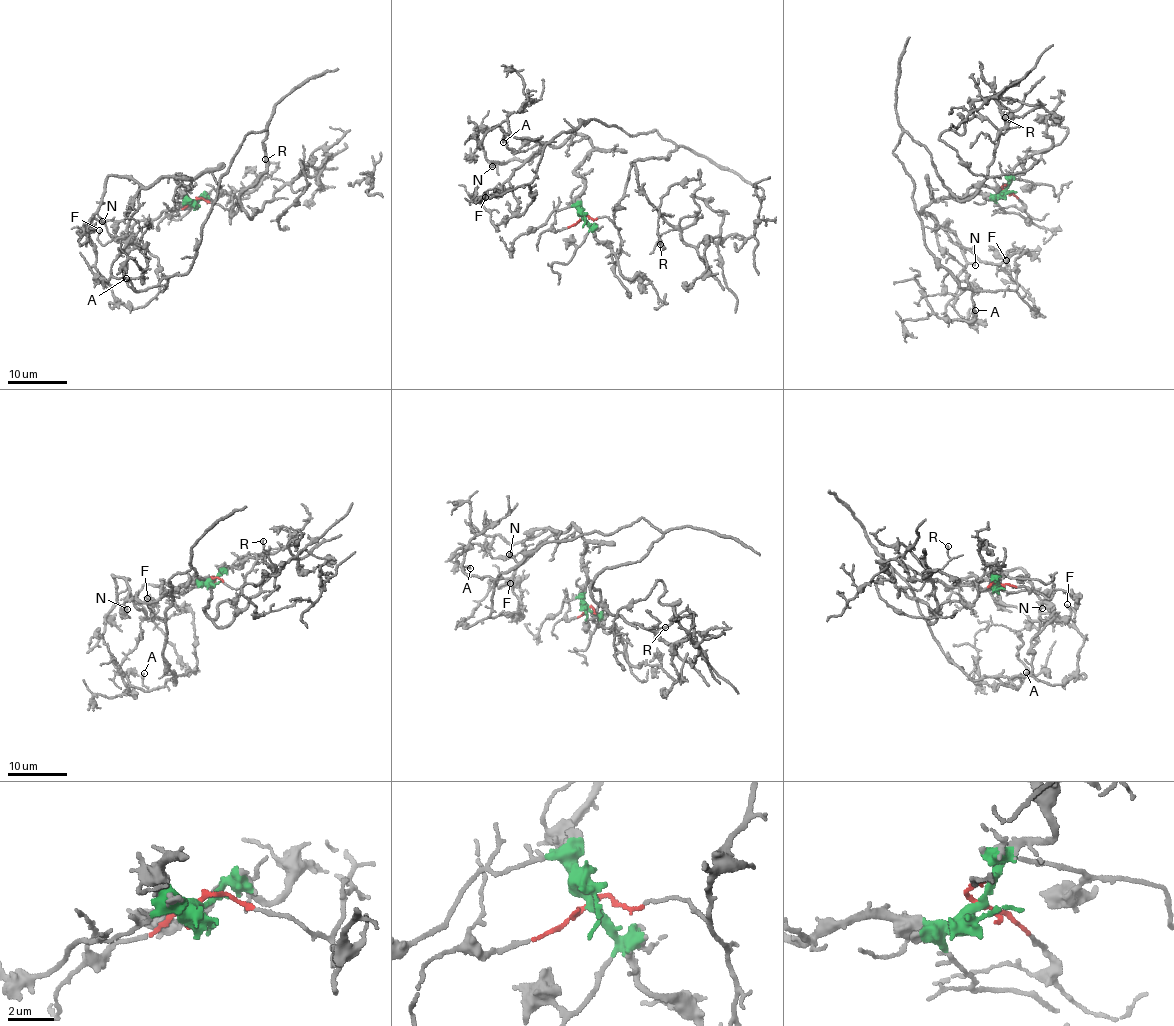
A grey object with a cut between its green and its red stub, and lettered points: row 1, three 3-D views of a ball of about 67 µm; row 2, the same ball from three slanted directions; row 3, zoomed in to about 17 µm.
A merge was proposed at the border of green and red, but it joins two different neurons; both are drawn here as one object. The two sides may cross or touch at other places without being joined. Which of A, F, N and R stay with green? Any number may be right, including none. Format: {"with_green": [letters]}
{"with_green": ["F", "N"]}

